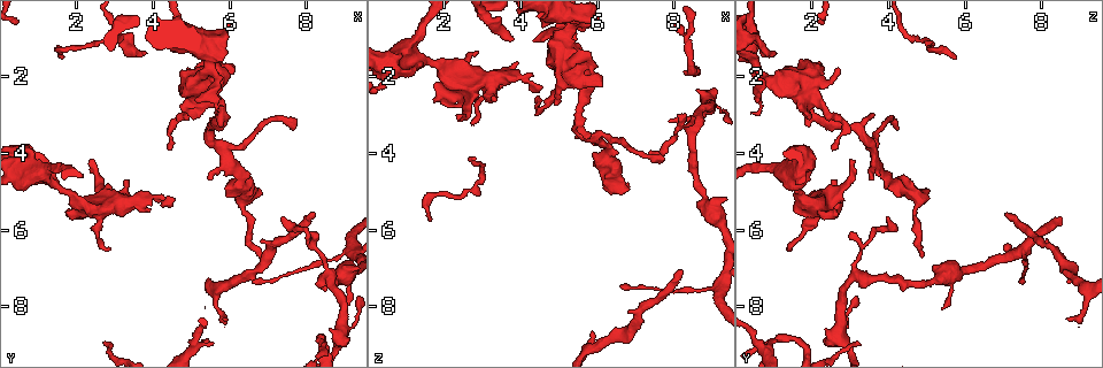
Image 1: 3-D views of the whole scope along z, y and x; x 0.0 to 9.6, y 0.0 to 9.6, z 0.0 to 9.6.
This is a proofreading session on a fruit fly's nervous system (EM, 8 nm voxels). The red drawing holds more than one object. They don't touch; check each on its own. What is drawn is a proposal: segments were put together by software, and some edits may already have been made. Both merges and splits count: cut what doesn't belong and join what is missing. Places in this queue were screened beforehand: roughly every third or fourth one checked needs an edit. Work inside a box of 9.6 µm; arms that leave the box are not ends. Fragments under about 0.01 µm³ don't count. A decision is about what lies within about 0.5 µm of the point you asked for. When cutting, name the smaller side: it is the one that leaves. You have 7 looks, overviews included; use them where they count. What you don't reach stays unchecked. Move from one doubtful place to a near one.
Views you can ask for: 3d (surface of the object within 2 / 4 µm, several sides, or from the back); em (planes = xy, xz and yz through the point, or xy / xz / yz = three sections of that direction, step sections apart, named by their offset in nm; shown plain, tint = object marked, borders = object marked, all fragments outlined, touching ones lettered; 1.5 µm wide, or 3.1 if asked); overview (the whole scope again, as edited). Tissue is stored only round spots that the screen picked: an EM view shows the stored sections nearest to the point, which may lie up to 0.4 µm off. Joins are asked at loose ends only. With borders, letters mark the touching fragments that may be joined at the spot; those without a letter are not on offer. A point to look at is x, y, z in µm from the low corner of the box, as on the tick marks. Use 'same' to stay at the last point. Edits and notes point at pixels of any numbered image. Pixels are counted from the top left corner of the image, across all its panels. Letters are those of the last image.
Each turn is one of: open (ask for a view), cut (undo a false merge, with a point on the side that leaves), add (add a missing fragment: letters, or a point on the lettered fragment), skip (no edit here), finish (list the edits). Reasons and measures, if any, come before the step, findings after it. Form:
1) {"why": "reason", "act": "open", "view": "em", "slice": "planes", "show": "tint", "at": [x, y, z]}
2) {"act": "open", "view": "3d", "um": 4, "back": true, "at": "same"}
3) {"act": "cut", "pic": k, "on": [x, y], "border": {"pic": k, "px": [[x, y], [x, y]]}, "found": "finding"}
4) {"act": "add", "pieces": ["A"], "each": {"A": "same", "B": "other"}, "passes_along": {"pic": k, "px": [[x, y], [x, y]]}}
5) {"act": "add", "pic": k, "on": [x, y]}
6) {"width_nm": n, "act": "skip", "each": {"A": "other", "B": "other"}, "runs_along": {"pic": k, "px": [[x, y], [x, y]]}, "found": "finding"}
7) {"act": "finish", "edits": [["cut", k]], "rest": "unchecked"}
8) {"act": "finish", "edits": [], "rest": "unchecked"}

{"why": "tapers out", "act": "open", "view": "3d", "um": 2, "at": [8.35, 6.10, 3.00]}

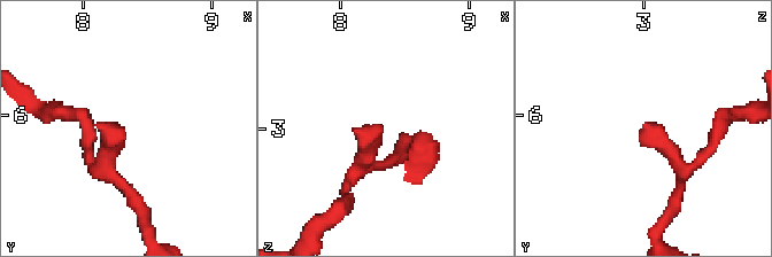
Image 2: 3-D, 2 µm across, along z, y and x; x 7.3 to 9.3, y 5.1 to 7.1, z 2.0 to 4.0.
{"why": "shape alone is not enough", "act": "open", "view": "em", "slice": "planes", "show": "tint", "at": [8.34, 6.10, 3.02]}

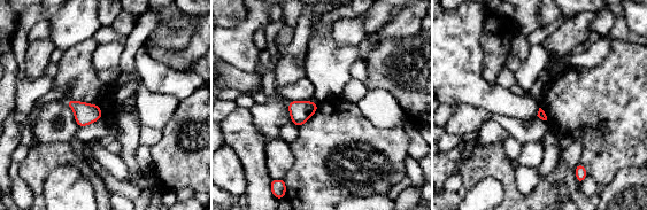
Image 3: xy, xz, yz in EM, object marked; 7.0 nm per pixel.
{"why": "what lies round it", "act": "open", "view": "em", "slice": "planes", "show": "borders", "at": "same"}

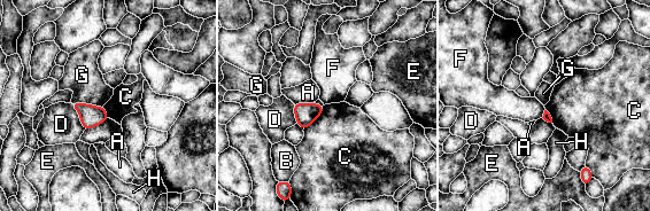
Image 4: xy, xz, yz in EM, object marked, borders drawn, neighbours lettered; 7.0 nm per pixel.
{"act": "skip", "each": {"A": "other", "B": "other", "C": "other", "D": "other", "E": "other", "F": "other", "G": "other", "H": "other"}, "found": "no lettered fragment goes on from it"}

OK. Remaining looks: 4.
{"why": "arms part here", "act": "open", "view": "em", "slice": "planes", "show": "tint", "at": [8.40, 9.00, 0.85]}

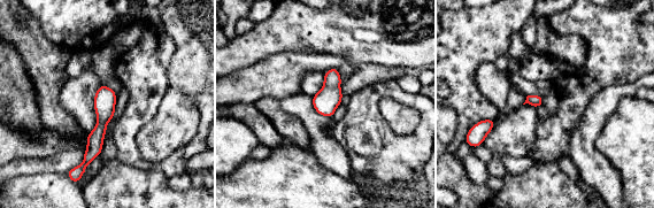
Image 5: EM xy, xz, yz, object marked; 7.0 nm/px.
{"act": "open", "view": "em", "slice": "planes", "show": "borders", "at": "same"}

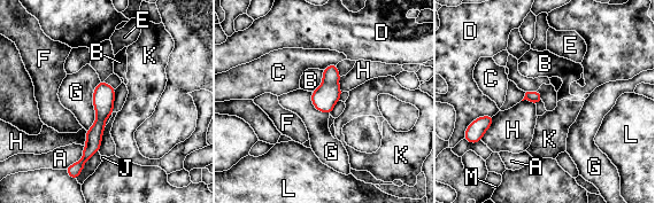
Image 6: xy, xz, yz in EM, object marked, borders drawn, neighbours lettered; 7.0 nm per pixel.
{"width_nm": 90, "act": "skip", "each": {"A": "other", "B": "other", "C": "other", "D": "other", "E": "other", "F": "other", "G": "other", "H": "other", "J": "other", "K": "other", "L": "other", "M": "other"}, "runs_along": {"pic": 6, "px": [[103, 85], [101, 119], [79, 166]]}, "found": "continuous, no second neuron"}

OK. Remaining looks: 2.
{"why": "free end", "act": "open", "view": "em", "slice": "planes", "show": "borders", "at": [3.85, 1.30, 1.05]}

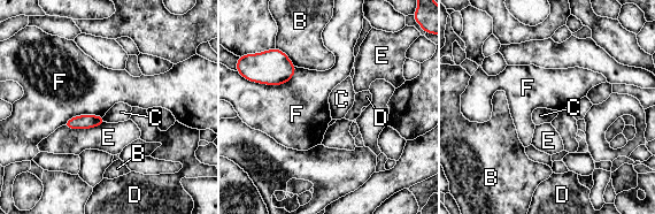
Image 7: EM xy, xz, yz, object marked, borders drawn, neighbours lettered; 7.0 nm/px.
{"longest_contact_nm": ["F", 320], "act": "skip", "each": {"B": "other", "C": "other", "D": "other", "E": "other", "F": "other"}, "found": "none of them fits"}

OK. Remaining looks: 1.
{"act": "finish", "edits": [], "rest": "unchecked"}

